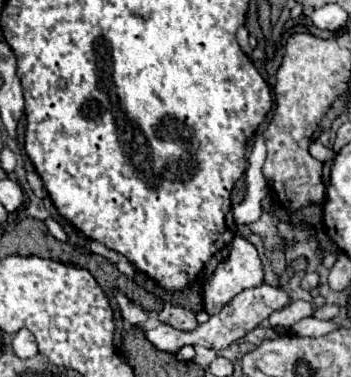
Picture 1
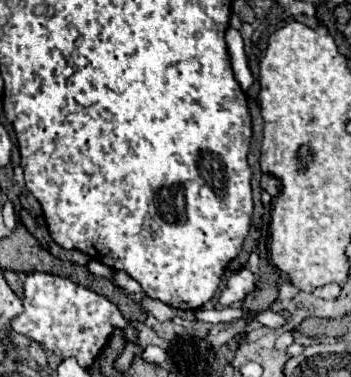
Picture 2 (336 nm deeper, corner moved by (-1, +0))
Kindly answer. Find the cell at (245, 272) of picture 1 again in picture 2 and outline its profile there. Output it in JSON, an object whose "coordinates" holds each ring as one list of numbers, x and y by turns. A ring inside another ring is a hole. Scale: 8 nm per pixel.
{"coordinates":[[242,268,242,270,238,270,236,274,230,276,230,280,226,284,226,290,222,290,218,302,222,306,242,302,246,298,246,294,252,292,252,290,254,290,254,274,248,268]]}

